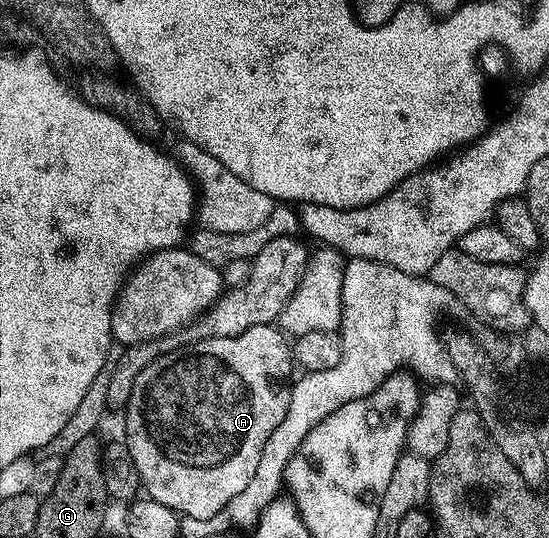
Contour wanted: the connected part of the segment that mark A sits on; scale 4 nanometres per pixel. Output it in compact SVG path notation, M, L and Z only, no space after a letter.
M273 324L251 326L251 330L243 330L243 334L239 334L238 336L228 336L227 338L211 338L209 336L206 340L194 339L192 343L187 345L186 348L177 348L174 352L167 353L166 356L165 353L158 355L157 360L151 362L151 366L147 366L147 370L143 370L143 374L139 374L139 378L135 378L135 390L131 390L131 398L123 409L123 416L125 416L125 439L123 439L123 444L128 449L130 458L134 460L135 470L138 471L138 476L141 479L140 487L148 499L169 507L171 511L177 513L181 518L215 518L215 514L224 512L225 507L231 502L231 498L235 498L235 494L241 493L247 487L247 482L251 482L251 477L255 475L255 470L259 466L259 454L263 454L263 446L267 446L267 438L271 438L271 434L275 431L275 426L279 426L279 422L283 422L283 418L287 414L287 406L289 405L289 390L291 387L291 375L289 376L289 371L294 371L295 361L290 341L287 339L285 333L281 331L280 327Z

